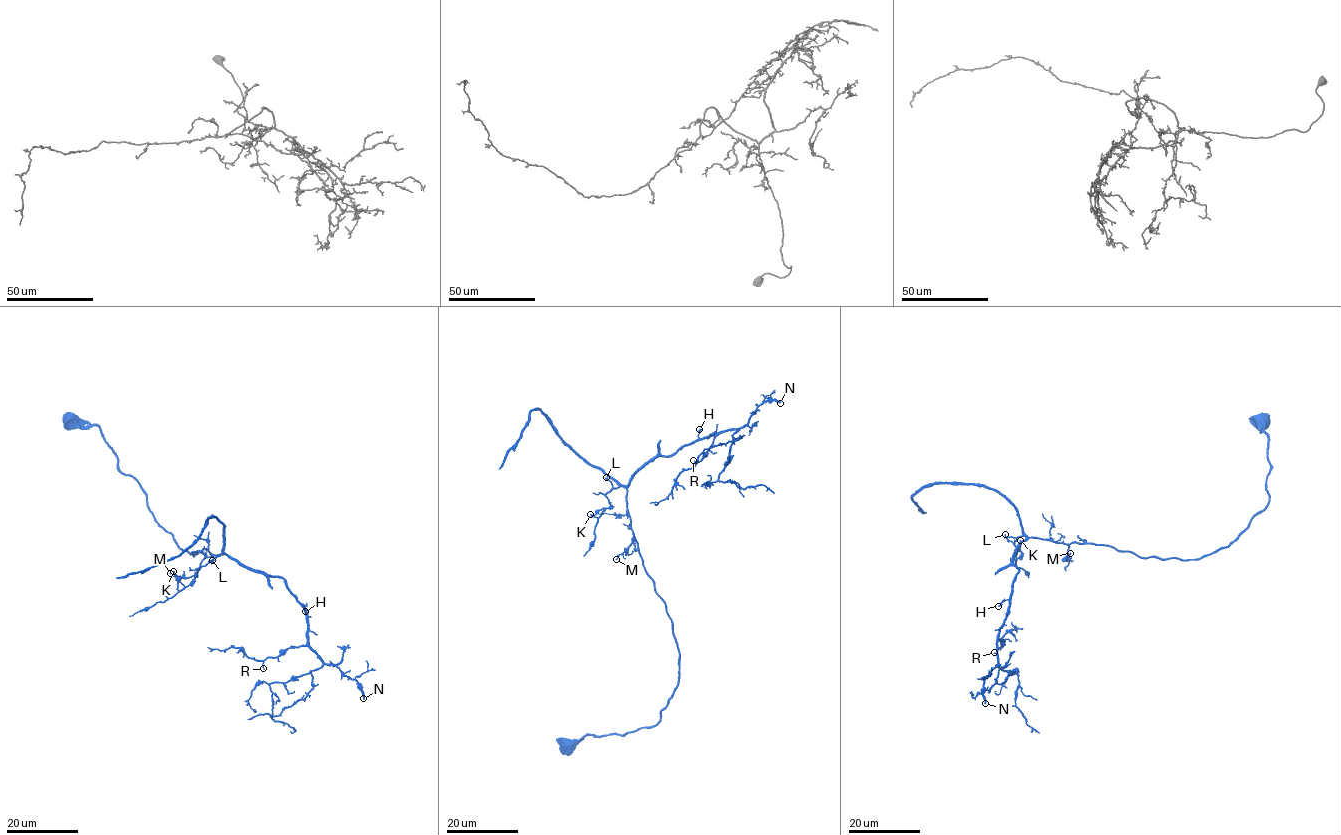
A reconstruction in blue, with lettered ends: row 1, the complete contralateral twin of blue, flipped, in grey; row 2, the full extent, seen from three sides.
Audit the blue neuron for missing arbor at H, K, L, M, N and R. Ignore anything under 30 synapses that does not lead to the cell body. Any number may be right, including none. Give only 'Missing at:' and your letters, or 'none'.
Missing at: L, N

